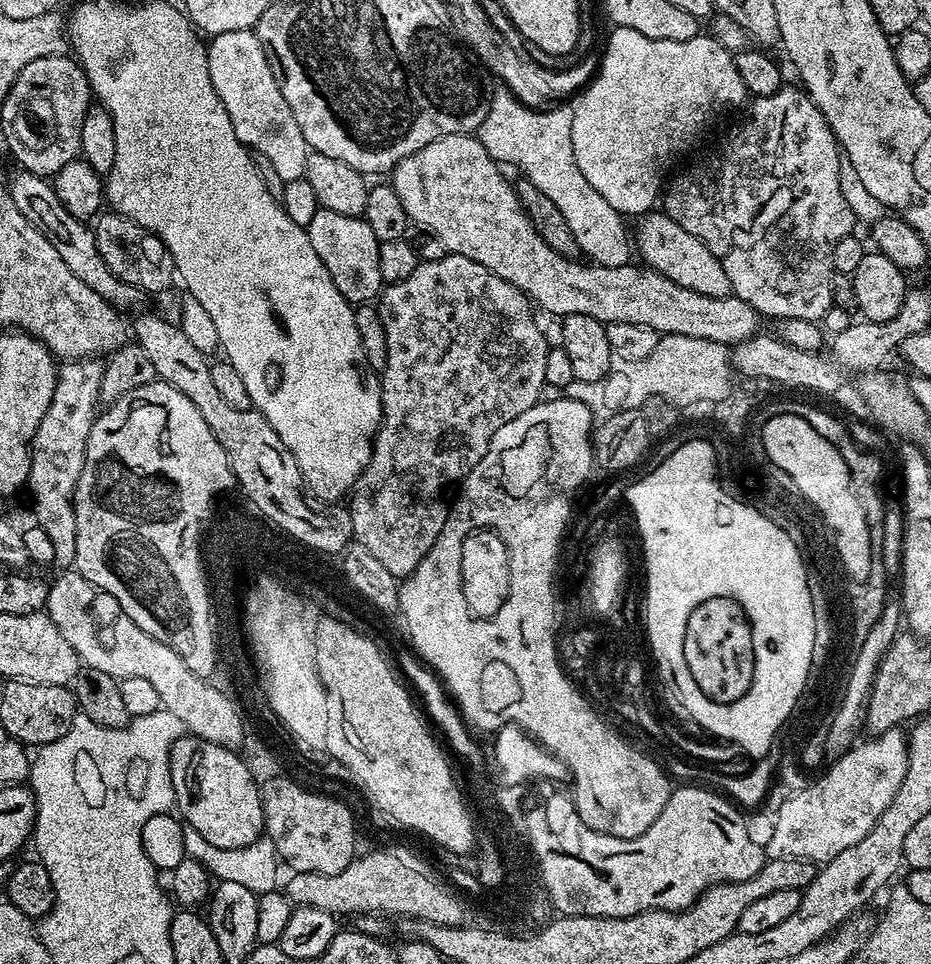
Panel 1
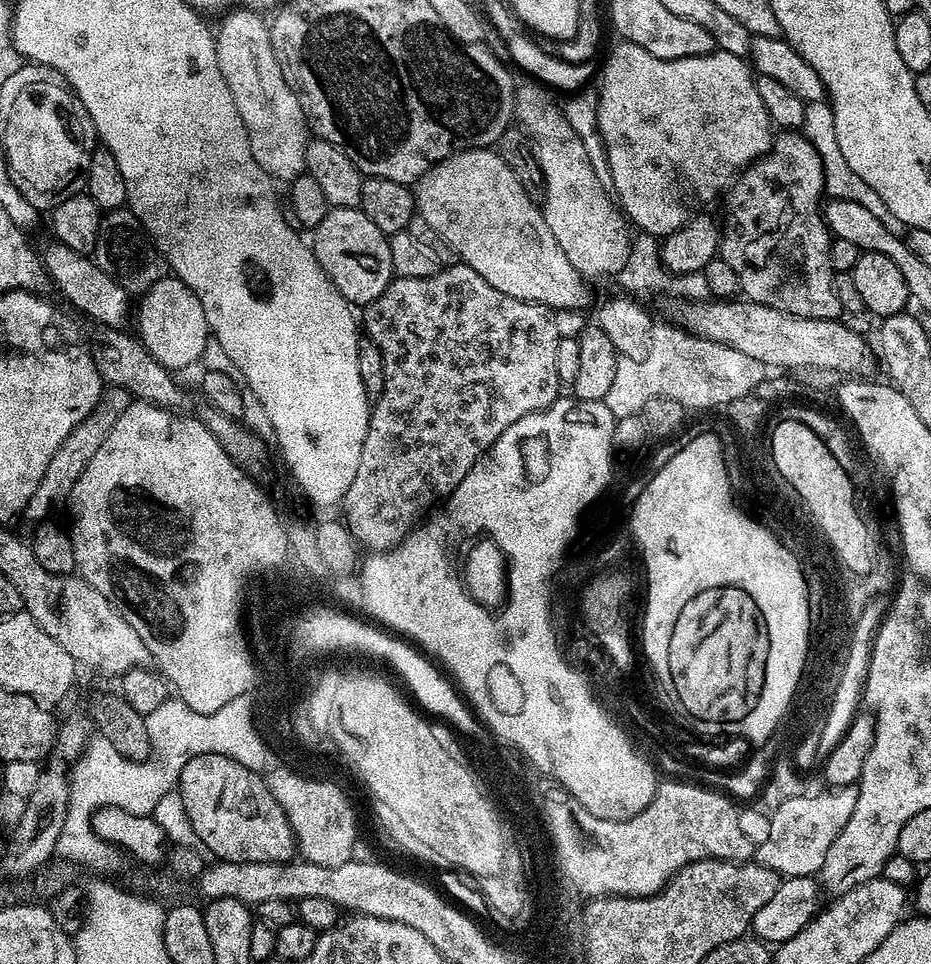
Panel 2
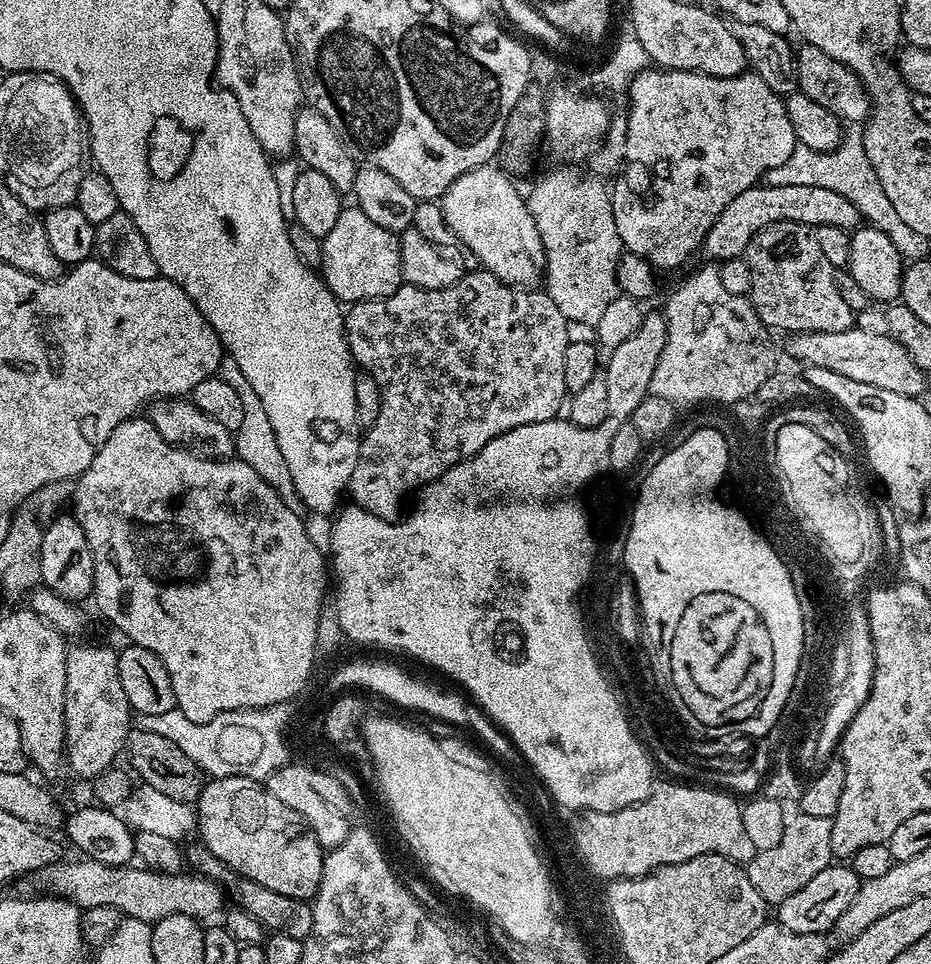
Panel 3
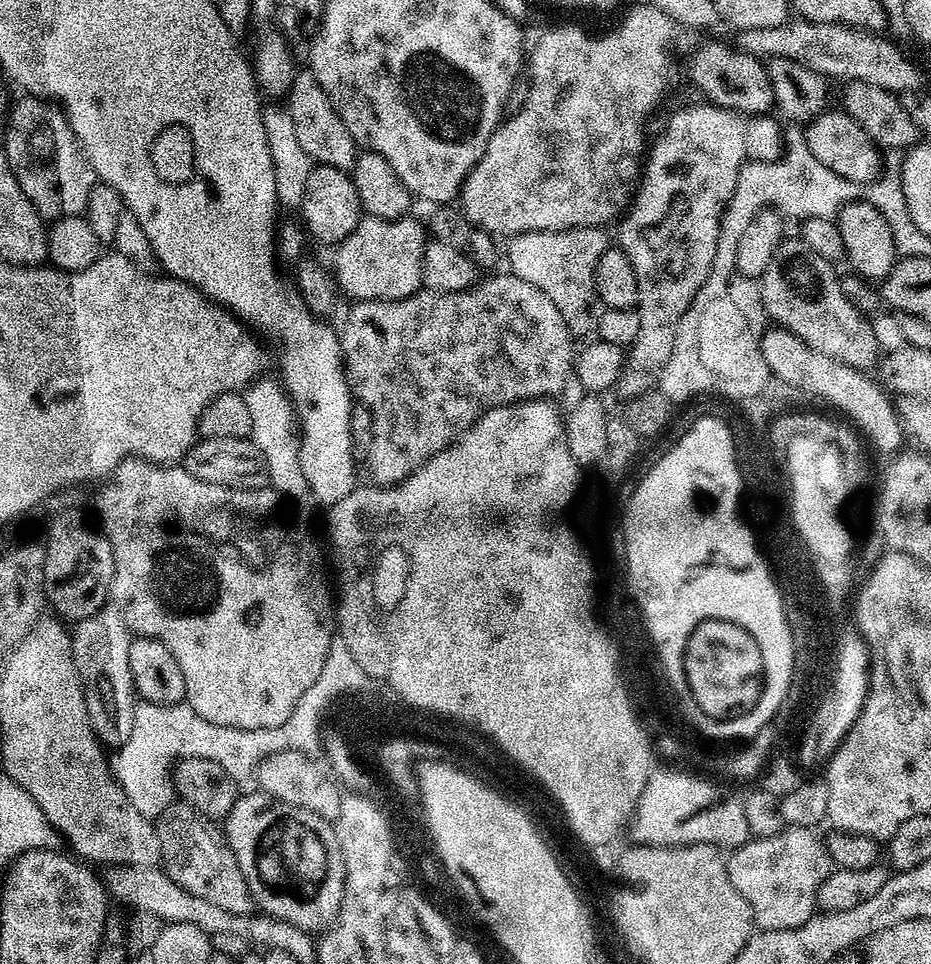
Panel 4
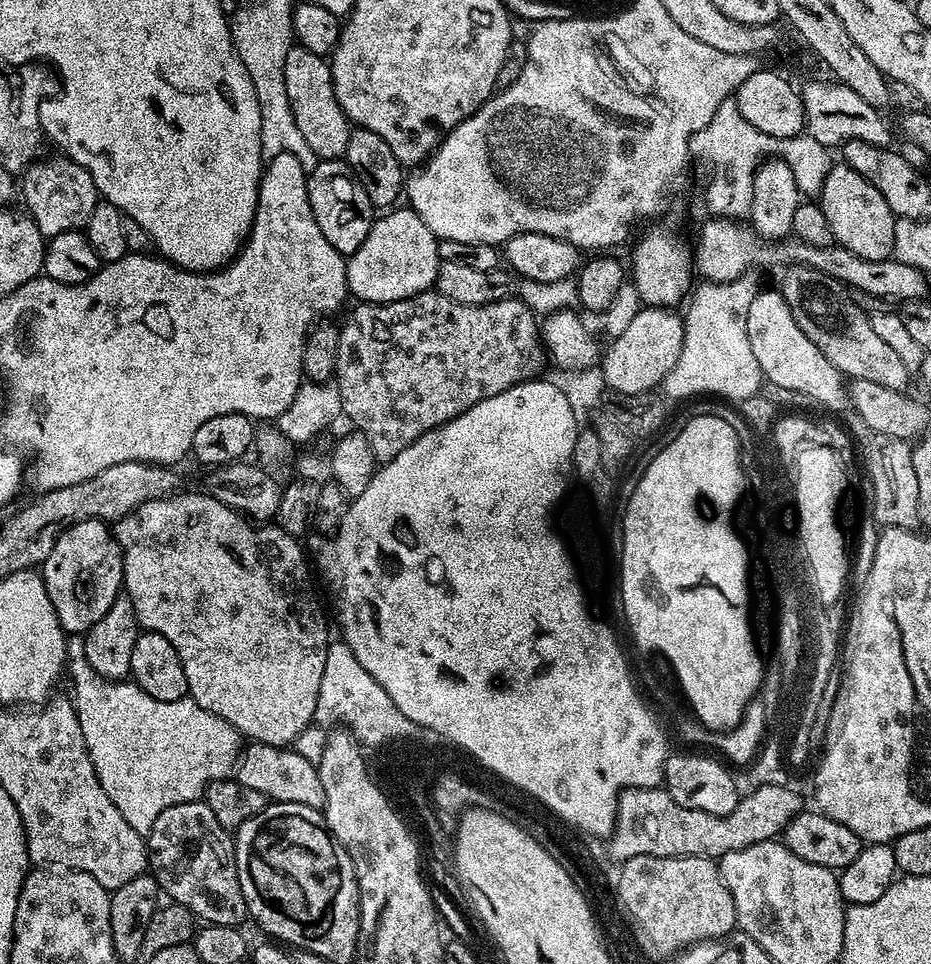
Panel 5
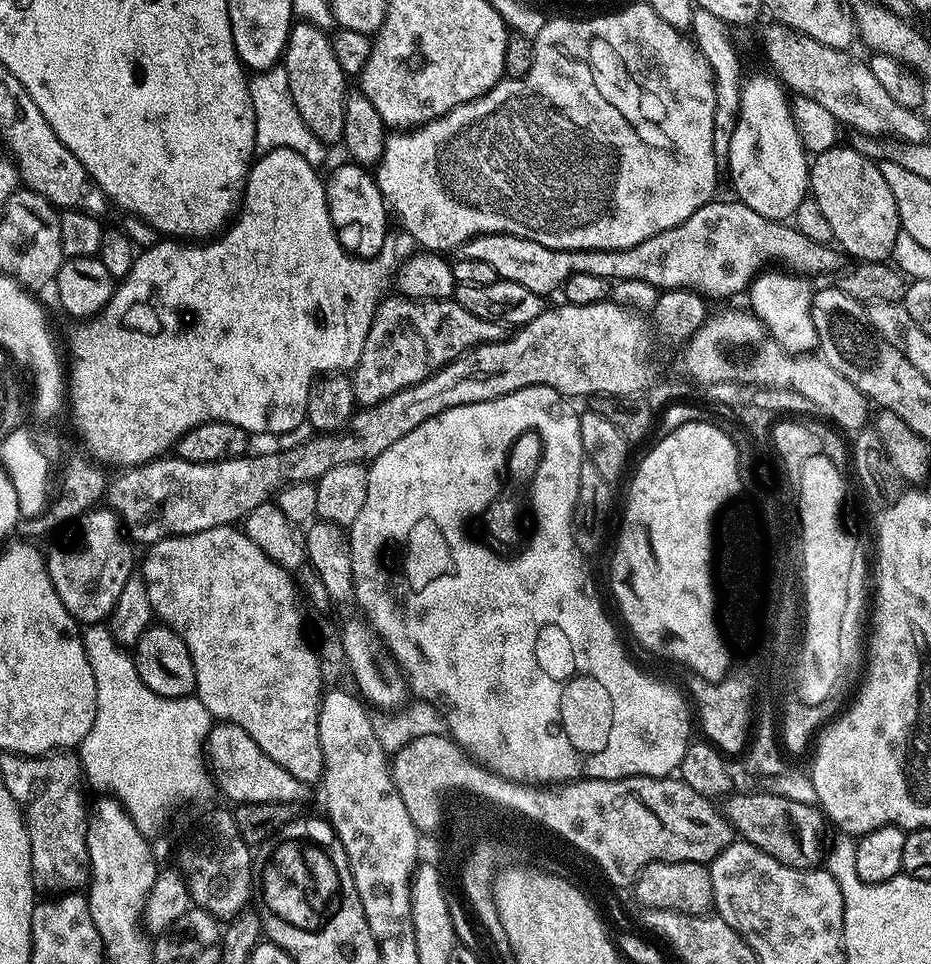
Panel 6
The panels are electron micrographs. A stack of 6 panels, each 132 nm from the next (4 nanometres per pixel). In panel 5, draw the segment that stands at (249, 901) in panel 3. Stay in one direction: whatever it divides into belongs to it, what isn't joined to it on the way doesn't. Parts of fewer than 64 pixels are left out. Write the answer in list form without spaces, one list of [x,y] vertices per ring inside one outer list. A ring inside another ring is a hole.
[[[203,799],[169,806],[146,835],[148,868],[169,901],[186,906],[197,921],[231,928],[249,919],[234,867],[234,840]]]

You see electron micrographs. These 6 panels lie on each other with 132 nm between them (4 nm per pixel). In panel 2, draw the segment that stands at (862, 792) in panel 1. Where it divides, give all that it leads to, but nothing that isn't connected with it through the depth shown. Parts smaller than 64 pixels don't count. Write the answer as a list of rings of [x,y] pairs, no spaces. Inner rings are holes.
[[[852,786],[824,791],[828,792],[787,799],[782,806],[770,812],[772,821],[768,824],[768,833],[764,841],[761,844],[759,841],[754,848],[755,863],[774,870],[781,878],[815,877],[819,873],[822,862],[826,862],[826,850],[830,850],[830,844],[838,838],[846,822],[850,822],[857,796],[857,789]]]

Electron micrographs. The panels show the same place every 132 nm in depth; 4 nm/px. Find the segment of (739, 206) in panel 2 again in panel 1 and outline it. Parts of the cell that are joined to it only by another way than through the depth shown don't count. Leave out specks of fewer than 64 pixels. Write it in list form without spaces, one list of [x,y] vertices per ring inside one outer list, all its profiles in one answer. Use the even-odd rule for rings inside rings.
[[[782,86],[774,94],[755,97],[747,105],[747,108],[749,107],[748,117],[745,118],[744,125],[725,142],[724,149],[721,152],[714,153],[709,160],[694,165],[689,172],[674,177],[672,185],[669,188],[667,185],[663,189],[662,211],[671,220],[678,222],[678,226],[682,226],[682,230],[686,230],[686,234],[694,234],[694,238],[698,238],[704,243],[706,250],[710,250],[710,254],[714,254],[714,258],[718,258],[722,270],[726,270],[731,295],[738,297],[742,302],[746,302],[756,312],[759,312],[761,317],[773,316],[777,322],[786,320],[820,322],[823,321],[826,310],[834,307],[832,302],[832,273],[836,271],[832,261],[834,246],[838,246],[838,242],[842,242],[842,238],[853,235],[852,224],[857,223],[857,218],[850,210],[850,206],[842,194],[842,186],[840,185],[842,152],[836,143],[836,135],[828,128],[826,118],[818,110],[816,103],[811,100],[806,92],[799,87],[796,88]]]

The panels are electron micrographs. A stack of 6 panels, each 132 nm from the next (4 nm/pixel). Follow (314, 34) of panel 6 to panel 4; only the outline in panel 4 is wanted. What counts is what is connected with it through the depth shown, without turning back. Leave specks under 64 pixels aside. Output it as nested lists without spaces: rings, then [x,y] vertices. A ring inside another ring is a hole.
[[[307,70],[297,71],[296,76],[292,79],[292,85],[286,97],[286,110],[290,114],[290,122],[294,124],[294,135],[298,138],[298,146],[302,148],[313,162],[317,165],[325,164],[331,168],[337,168],[343,172],[348,172],[354,166],[358,155],[358,146],[350,138],[344,124],[338,118],[332,103],[326,98],[314,74]]]

